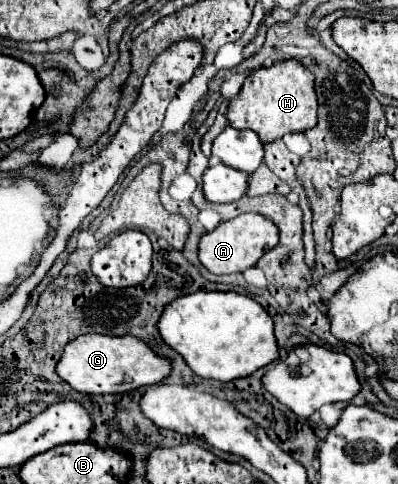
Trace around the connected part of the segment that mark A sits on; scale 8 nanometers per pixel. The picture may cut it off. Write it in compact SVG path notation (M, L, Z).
M241 214L221 222L213 232L205 232L199 242L199 260L213 274L235 274L255 266L259 258L279 244L279 228L261 214Z

